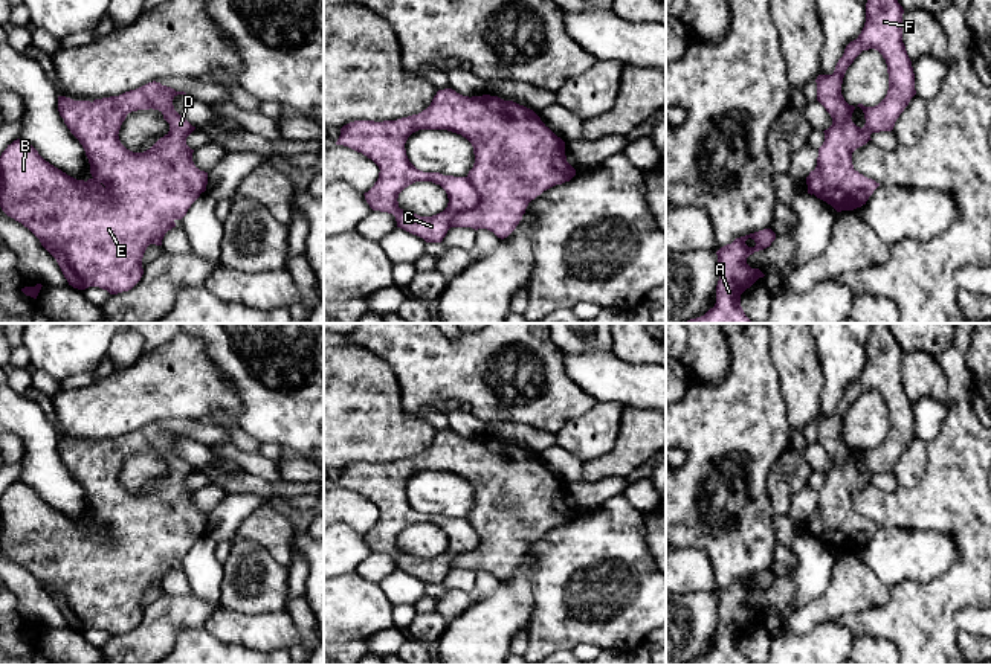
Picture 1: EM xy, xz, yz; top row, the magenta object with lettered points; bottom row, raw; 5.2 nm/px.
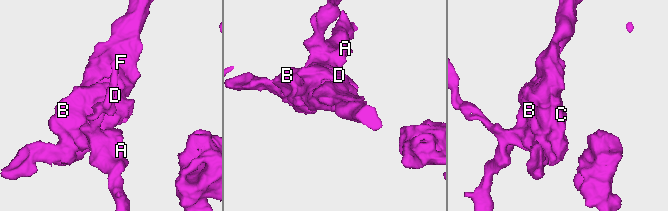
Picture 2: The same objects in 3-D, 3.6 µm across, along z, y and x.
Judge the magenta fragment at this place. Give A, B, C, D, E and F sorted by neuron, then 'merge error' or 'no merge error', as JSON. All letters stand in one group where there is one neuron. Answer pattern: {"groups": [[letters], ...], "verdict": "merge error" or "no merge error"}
{"groups": [["A", "B", "C", "D", "E", "F"]], "verdict": "no merge error"}

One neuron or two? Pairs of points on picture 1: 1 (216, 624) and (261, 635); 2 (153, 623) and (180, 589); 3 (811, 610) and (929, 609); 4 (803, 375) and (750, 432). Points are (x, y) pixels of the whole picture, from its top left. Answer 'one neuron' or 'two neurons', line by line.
1: one neuron
2: two neurons
3: two neurons
4: two neurons

